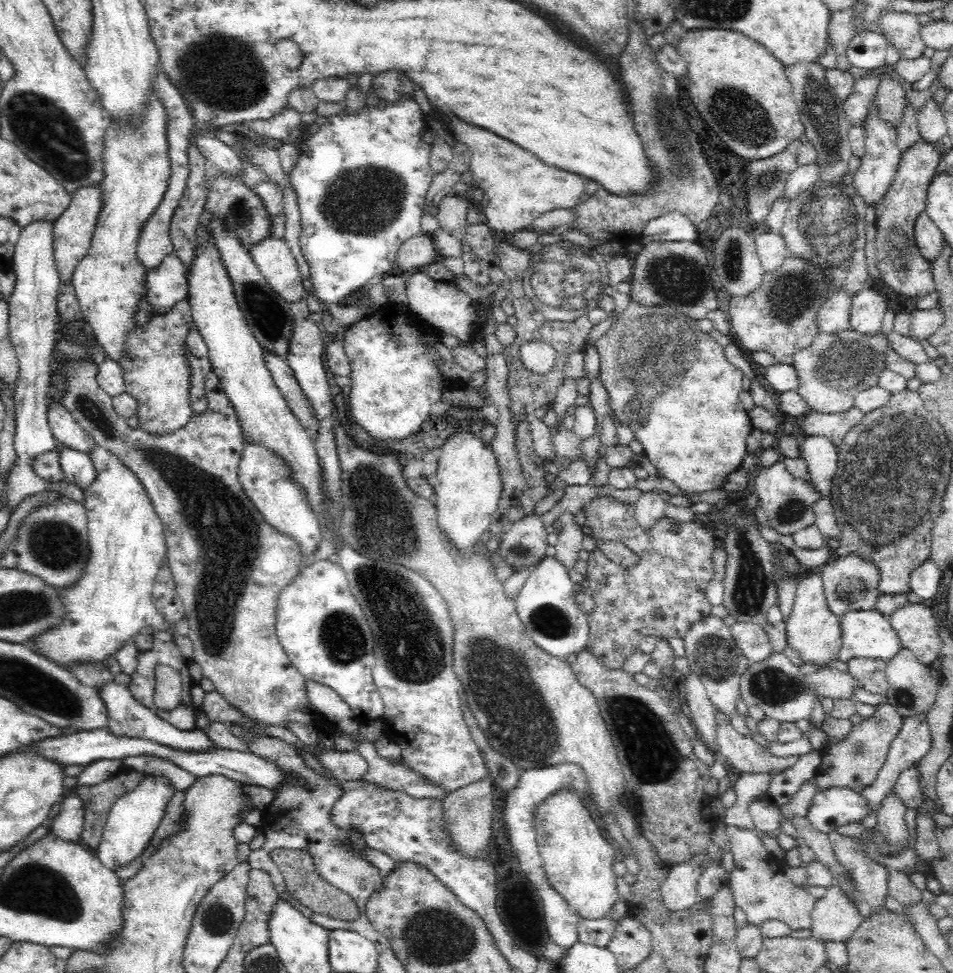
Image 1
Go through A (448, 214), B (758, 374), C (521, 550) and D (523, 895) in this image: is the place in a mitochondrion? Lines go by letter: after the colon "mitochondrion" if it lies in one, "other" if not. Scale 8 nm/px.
A: other
B: other
C: mitochondrion
D: other

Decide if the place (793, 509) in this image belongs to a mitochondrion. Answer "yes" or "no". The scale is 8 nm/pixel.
yes

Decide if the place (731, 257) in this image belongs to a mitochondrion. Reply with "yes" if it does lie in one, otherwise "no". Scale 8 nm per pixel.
yes

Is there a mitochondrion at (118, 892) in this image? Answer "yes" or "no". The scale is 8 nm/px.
no

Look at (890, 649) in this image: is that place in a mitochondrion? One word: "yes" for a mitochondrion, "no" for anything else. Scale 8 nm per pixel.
no

